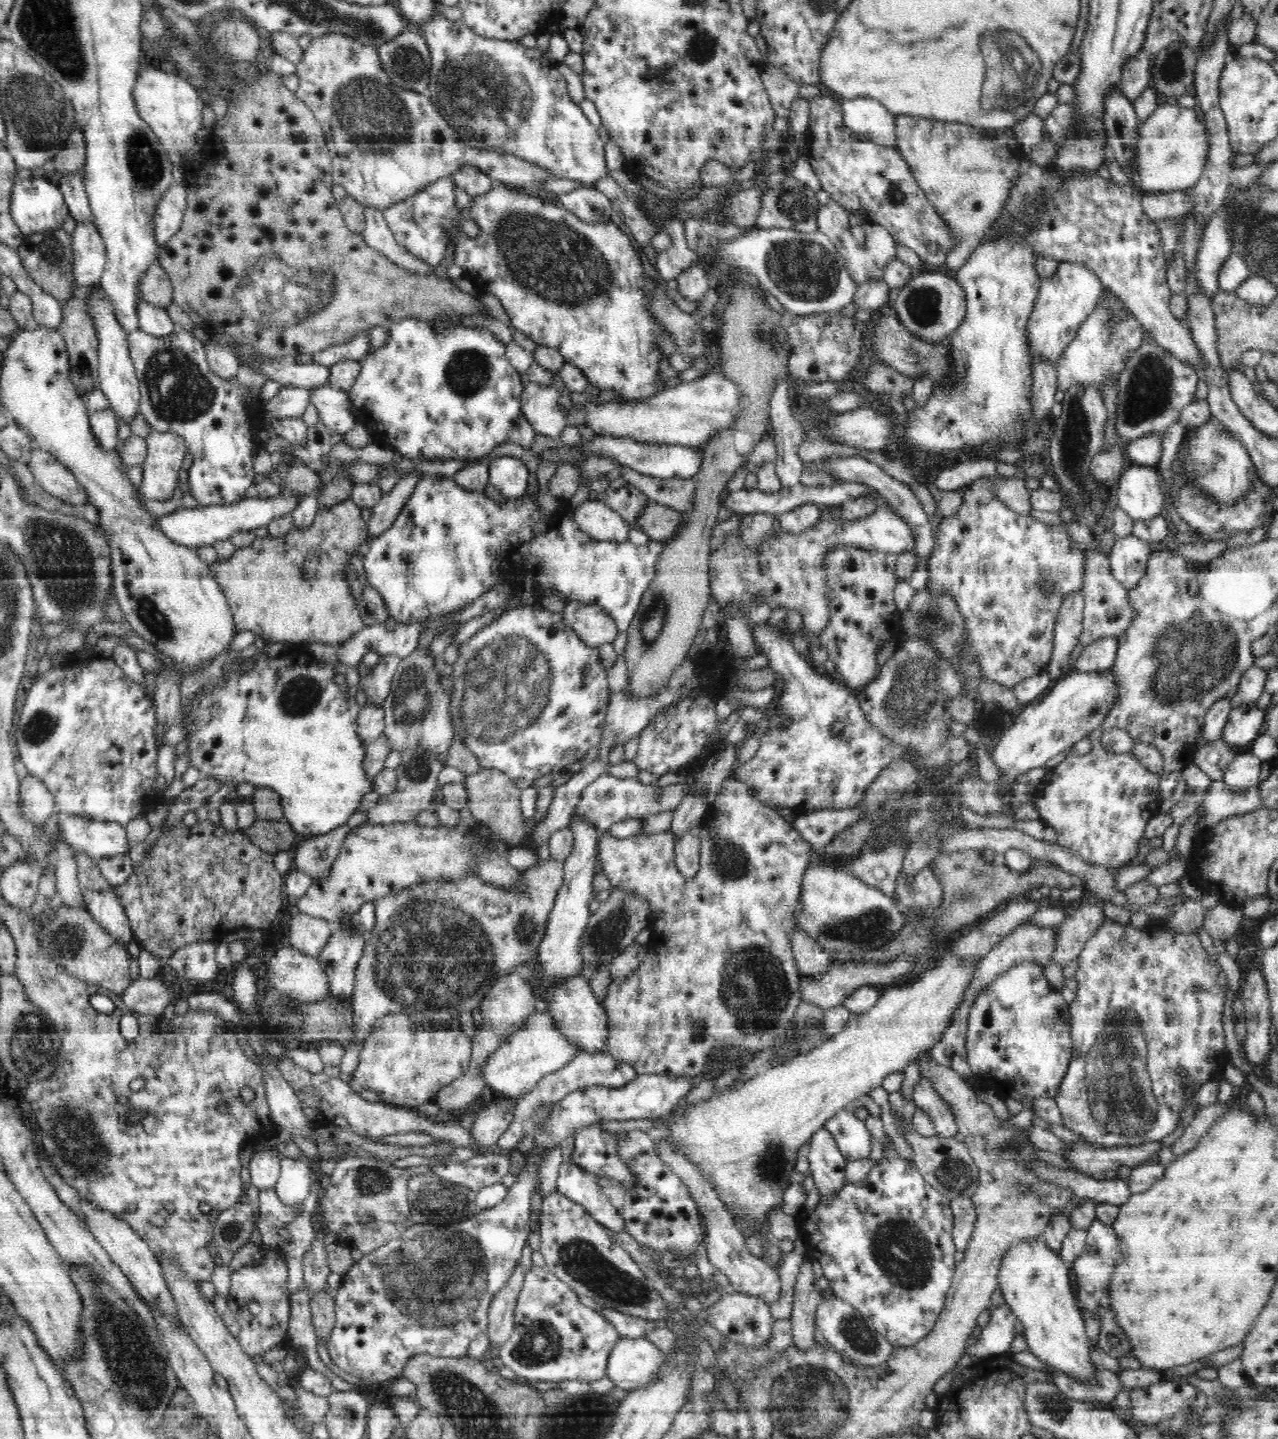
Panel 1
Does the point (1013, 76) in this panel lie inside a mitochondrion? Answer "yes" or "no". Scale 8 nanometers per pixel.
yes

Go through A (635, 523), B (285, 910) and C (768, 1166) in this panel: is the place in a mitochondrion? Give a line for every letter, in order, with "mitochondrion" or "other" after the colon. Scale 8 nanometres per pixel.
A: other
B: other
C: mitochondrion

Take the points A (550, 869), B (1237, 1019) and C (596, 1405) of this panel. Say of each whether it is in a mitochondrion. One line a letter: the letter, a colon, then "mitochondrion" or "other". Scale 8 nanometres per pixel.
A: other
B: other
C: mitochondrion

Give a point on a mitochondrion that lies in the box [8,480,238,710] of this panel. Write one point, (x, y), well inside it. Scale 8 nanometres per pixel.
(56, 548)

